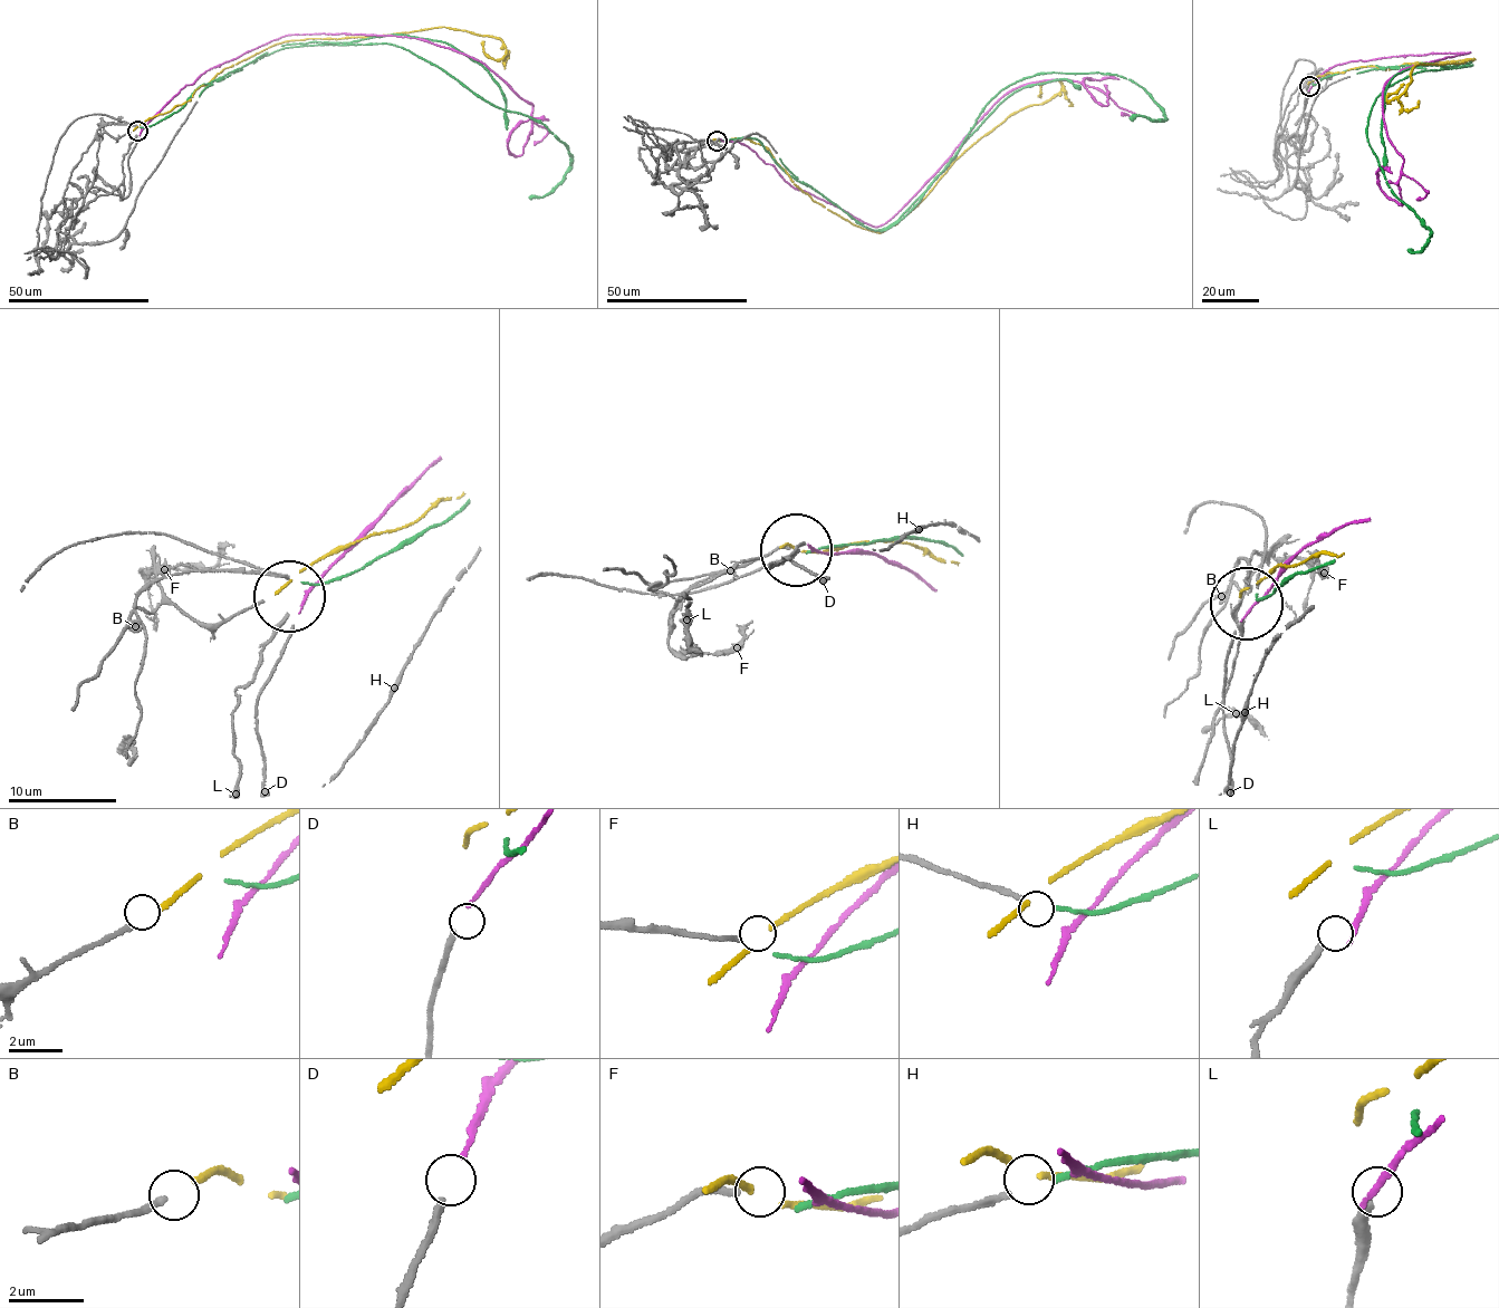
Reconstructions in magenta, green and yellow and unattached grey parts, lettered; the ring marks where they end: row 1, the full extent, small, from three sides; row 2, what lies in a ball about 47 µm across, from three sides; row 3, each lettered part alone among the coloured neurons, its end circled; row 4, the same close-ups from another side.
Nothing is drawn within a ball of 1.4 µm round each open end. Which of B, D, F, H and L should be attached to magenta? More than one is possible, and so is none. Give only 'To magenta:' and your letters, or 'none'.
To magenta: D

